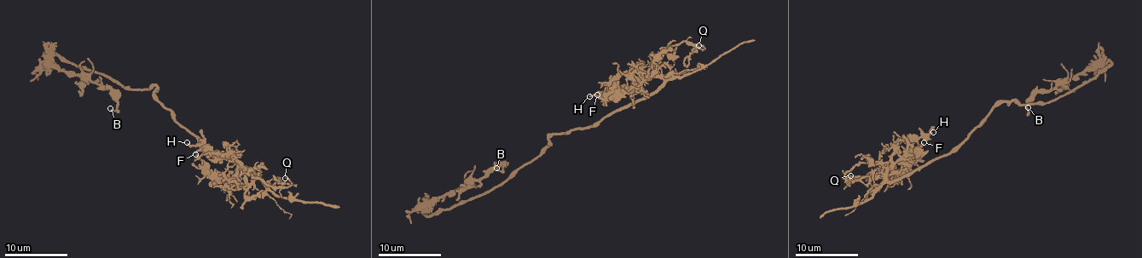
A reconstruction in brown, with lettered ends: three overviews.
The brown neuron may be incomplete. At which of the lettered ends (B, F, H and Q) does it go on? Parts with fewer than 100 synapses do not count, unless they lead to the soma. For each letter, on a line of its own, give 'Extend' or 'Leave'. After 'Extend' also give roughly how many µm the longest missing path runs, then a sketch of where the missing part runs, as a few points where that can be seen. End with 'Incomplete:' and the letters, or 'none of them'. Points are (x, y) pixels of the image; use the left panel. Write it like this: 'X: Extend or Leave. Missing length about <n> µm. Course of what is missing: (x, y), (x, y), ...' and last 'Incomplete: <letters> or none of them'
B: Leave
F: Leave
H: Leave
Q: Leave
Incomplete: none of them

